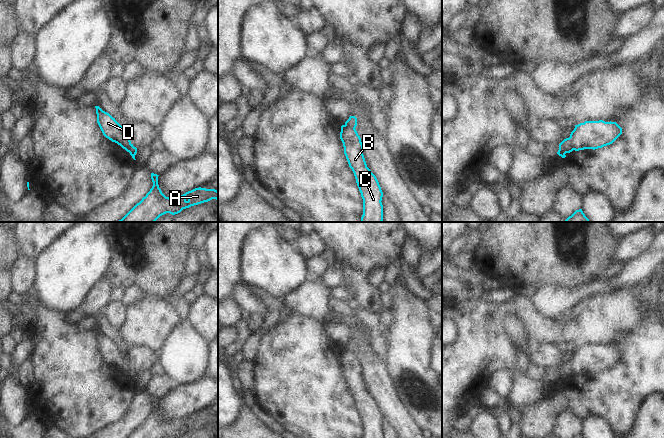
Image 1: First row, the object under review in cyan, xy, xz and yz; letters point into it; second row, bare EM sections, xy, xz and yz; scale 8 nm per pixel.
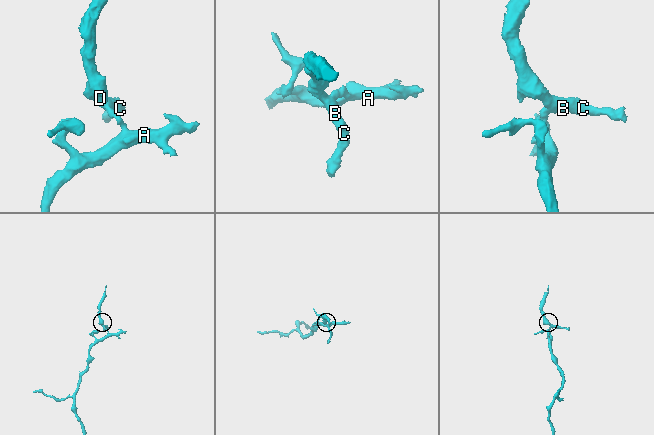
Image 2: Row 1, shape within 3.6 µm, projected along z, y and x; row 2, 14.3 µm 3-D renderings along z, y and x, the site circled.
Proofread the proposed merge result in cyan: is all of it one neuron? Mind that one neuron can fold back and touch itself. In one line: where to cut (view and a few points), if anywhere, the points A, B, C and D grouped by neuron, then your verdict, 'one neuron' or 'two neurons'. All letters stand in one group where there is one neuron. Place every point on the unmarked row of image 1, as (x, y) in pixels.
cut in yz along (568, 362), (573, 373); A / B C D; two neurons

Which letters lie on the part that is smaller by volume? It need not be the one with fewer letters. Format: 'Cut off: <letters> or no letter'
Cut off: B, C, D

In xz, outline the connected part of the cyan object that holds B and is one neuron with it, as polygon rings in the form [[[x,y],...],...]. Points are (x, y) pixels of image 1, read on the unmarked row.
[[[342,349],[340,363],[363,423],[363,438],[383,438],[381,426],[383,416],[376,400],[367,391],[363,379],[363,368],[356,353]]]

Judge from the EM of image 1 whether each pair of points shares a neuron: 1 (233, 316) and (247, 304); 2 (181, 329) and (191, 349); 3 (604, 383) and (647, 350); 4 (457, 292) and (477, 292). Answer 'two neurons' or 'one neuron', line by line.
1: two neurons
2: one neuron
3: one neuron
4: one neuron

